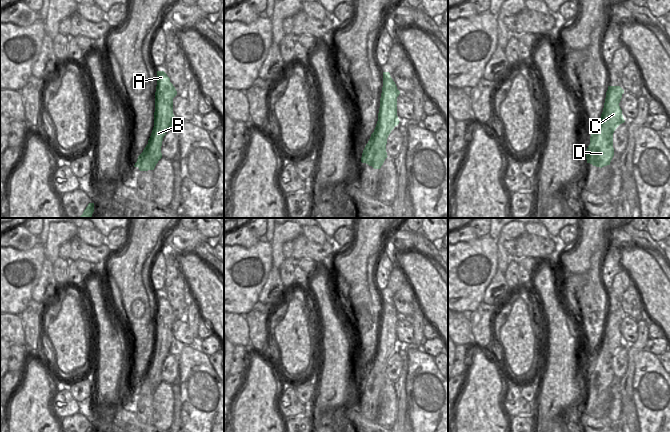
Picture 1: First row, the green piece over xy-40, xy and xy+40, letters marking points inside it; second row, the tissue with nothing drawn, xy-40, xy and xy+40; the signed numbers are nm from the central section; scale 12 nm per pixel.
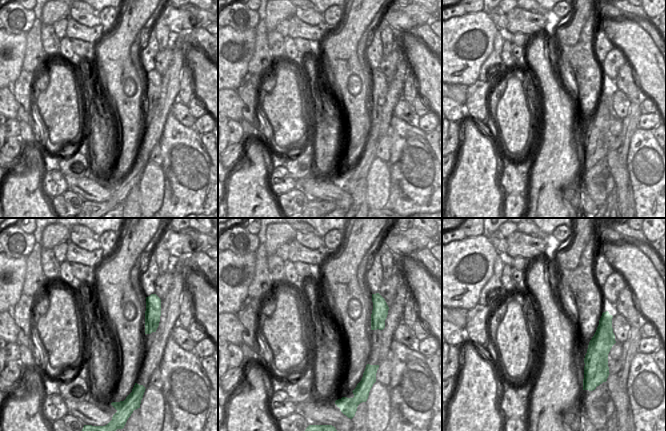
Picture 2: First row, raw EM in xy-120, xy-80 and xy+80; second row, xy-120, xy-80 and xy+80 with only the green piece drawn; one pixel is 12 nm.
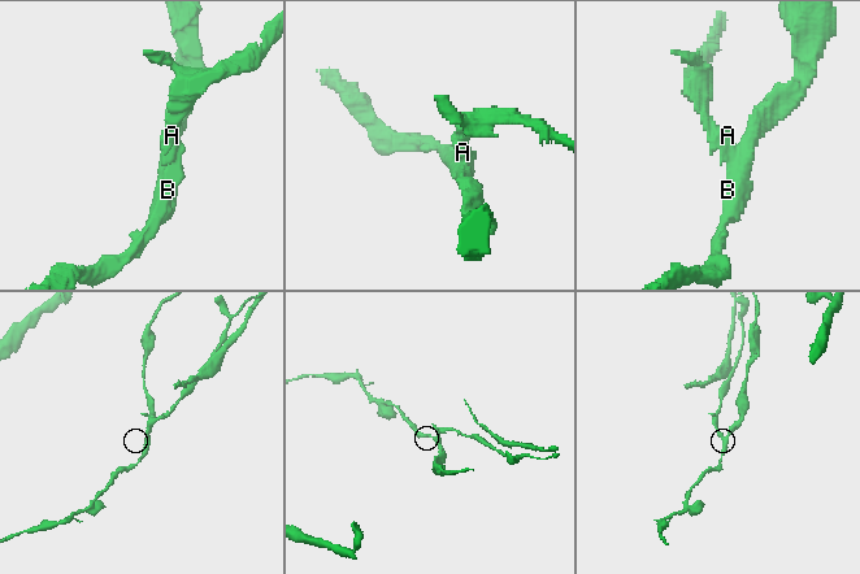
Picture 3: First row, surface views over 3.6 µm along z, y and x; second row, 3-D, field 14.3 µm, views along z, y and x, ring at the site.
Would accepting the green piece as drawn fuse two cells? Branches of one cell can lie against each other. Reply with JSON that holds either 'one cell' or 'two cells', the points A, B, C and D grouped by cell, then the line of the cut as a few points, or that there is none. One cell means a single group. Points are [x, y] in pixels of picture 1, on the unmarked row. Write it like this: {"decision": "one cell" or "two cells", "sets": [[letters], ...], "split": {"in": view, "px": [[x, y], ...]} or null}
{"decision": "two cells", "sets": [["A"], ["B", "C", "D"]], "split": {"in": "xy-40", "px": [[155, 318], [159, 318], [163, 322], [173, 321]]}}

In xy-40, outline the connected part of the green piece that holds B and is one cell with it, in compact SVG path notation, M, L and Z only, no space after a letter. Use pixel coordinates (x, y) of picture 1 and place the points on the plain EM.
M155 319L154 351L148 368L138 380L134 391L140 395L154 394L158 385L162 382L161 370L166 357L175 347L173 338L173 321L163 323L161 319Z

